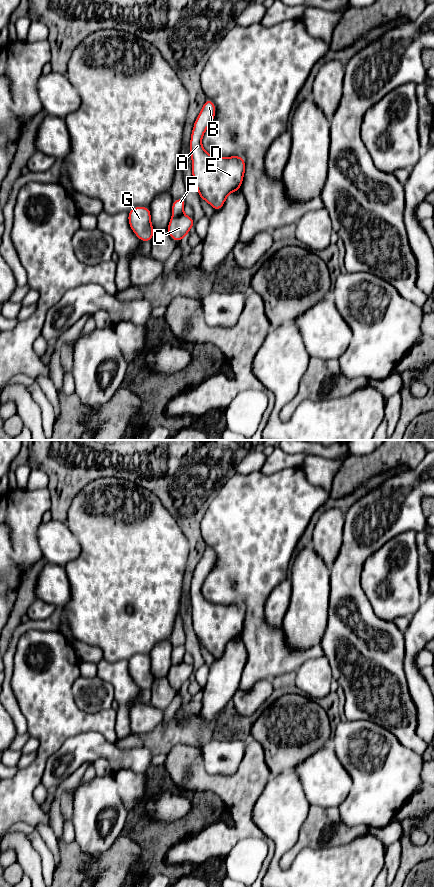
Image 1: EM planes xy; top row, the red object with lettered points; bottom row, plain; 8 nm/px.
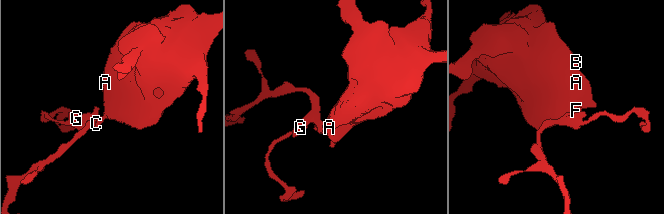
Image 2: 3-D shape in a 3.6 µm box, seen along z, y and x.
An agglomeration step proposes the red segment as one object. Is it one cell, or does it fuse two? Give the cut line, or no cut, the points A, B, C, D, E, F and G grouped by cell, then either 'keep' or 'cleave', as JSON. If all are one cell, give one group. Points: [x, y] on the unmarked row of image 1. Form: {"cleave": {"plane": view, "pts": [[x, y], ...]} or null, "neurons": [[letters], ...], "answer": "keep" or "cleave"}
{"cleave": {"plane": "xy", "pts": [[182, 660], [172, 664]]}, "neurons": [["A", "B", "C", "D", "E"], ["F", "G"]], "answer": "cleave"}

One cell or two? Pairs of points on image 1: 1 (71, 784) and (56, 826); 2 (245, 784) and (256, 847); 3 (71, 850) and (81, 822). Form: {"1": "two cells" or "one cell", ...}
{"1": "one cell", "2": "two cells", "3": "two cells"}

